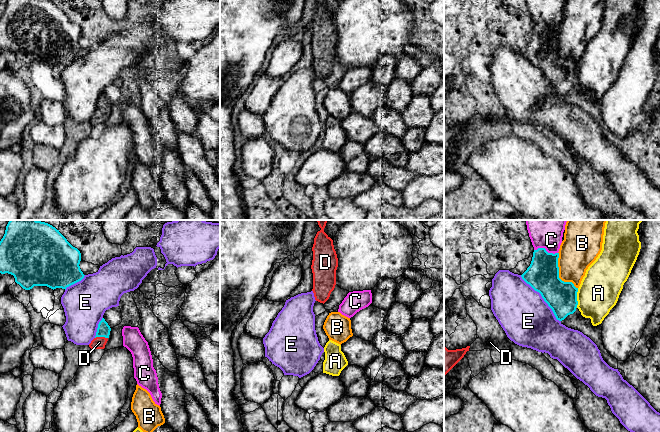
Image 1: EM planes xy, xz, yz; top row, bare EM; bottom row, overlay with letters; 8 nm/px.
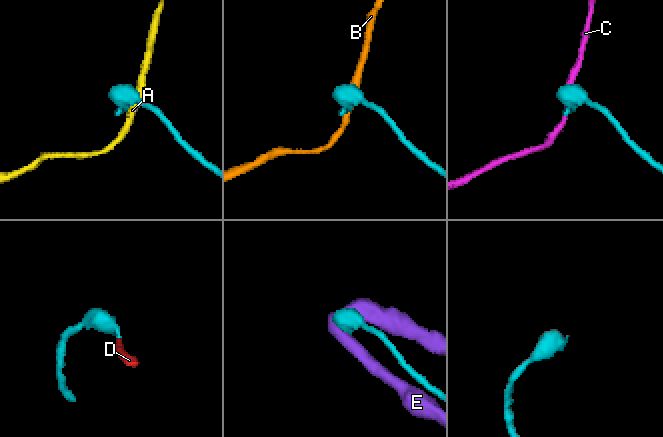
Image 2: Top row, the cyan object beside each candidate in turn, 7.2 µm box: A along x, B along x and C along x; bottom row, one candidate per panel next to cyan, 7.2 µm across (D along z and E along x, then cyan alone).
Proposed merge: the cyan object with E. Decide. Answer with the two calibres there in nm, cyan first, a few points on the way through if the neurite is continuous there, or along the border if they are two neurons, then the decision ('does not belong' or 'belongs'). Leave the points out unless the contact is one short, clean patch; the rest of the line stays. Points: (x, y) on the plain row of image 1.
calibres 260 and 400 nm; does not belong

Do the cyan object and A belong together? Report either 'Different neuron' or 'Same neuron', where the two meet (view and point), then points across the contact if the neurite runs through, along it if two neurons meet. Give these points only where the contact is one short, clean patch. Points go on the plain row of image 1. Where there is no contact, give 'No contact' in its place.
Different neuron. Touches cyan at yz (576, 74). Boundary: yz (578, 64), (576, 83)

